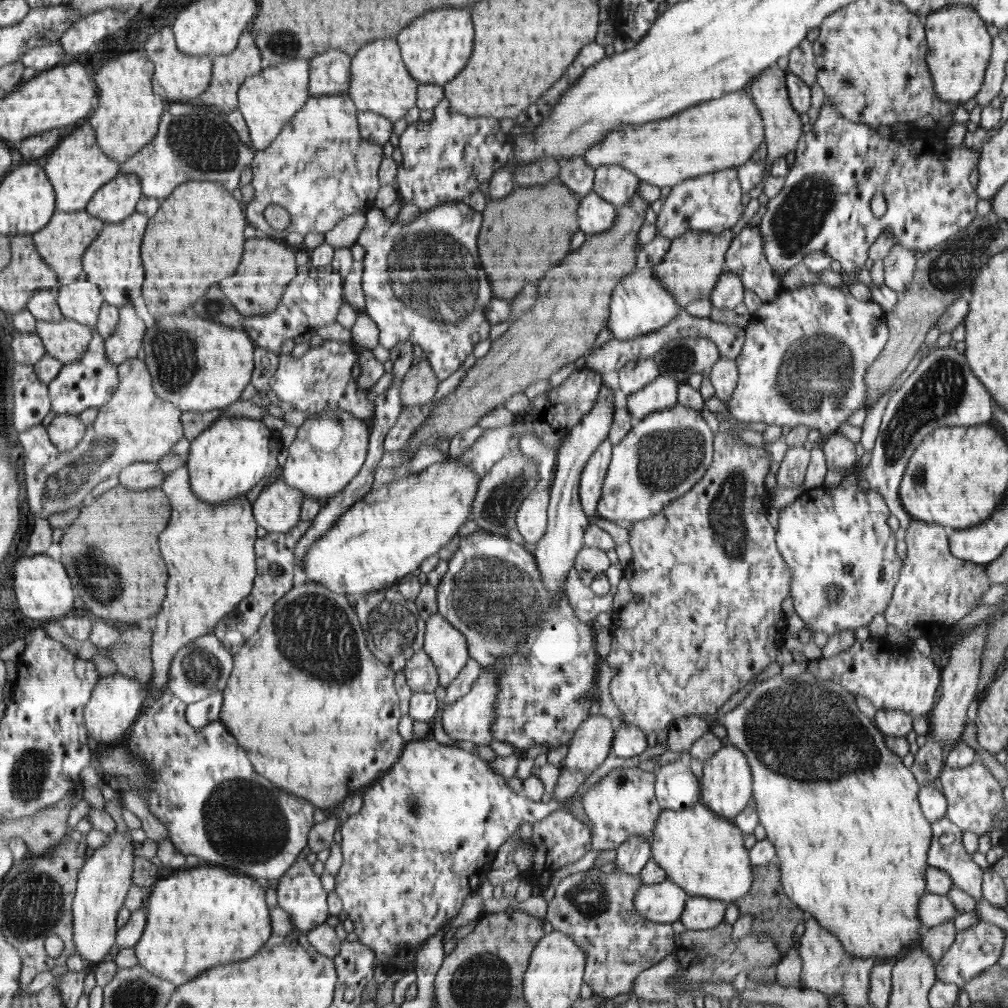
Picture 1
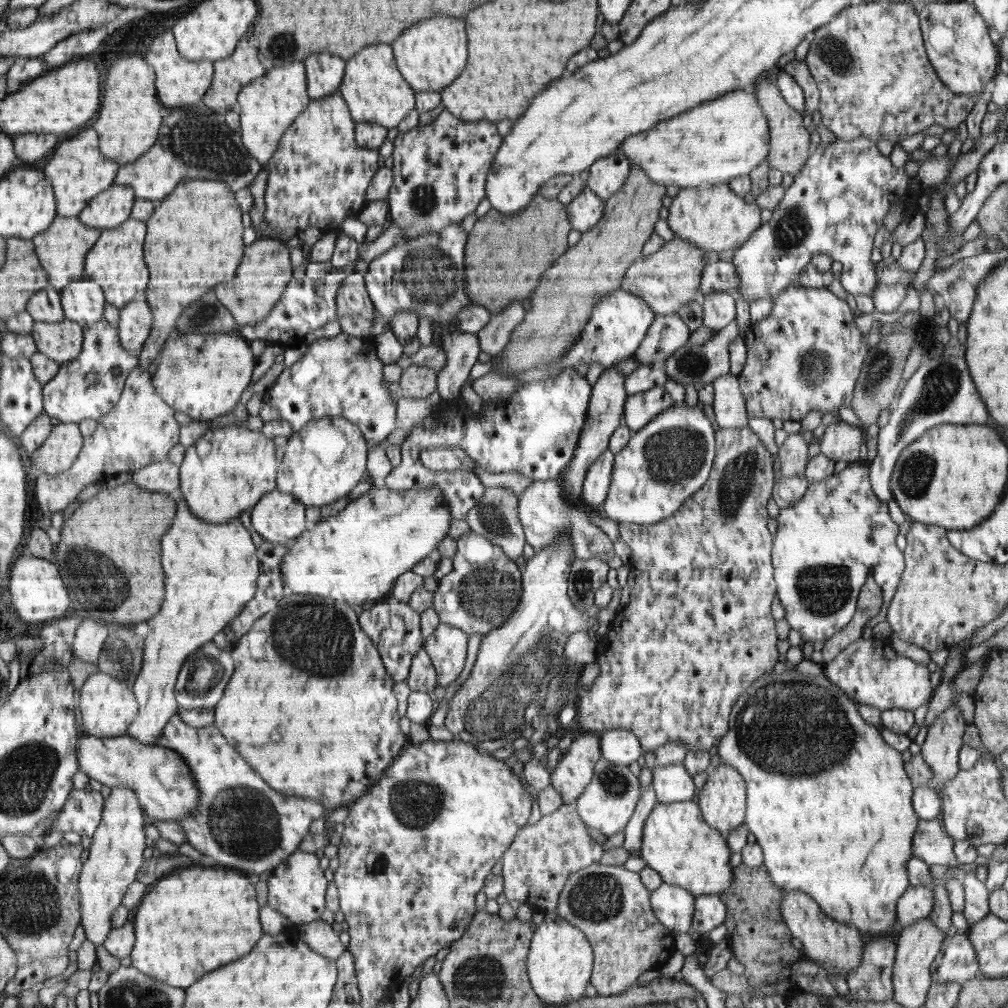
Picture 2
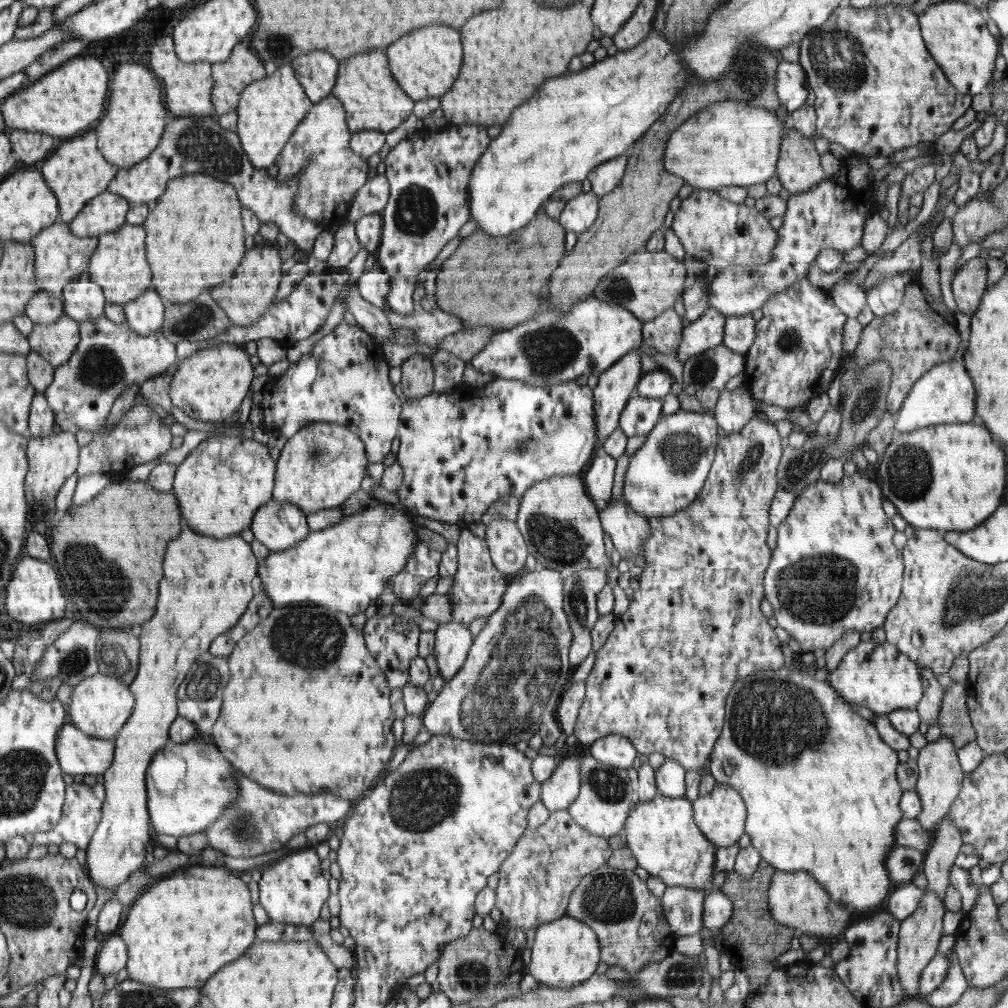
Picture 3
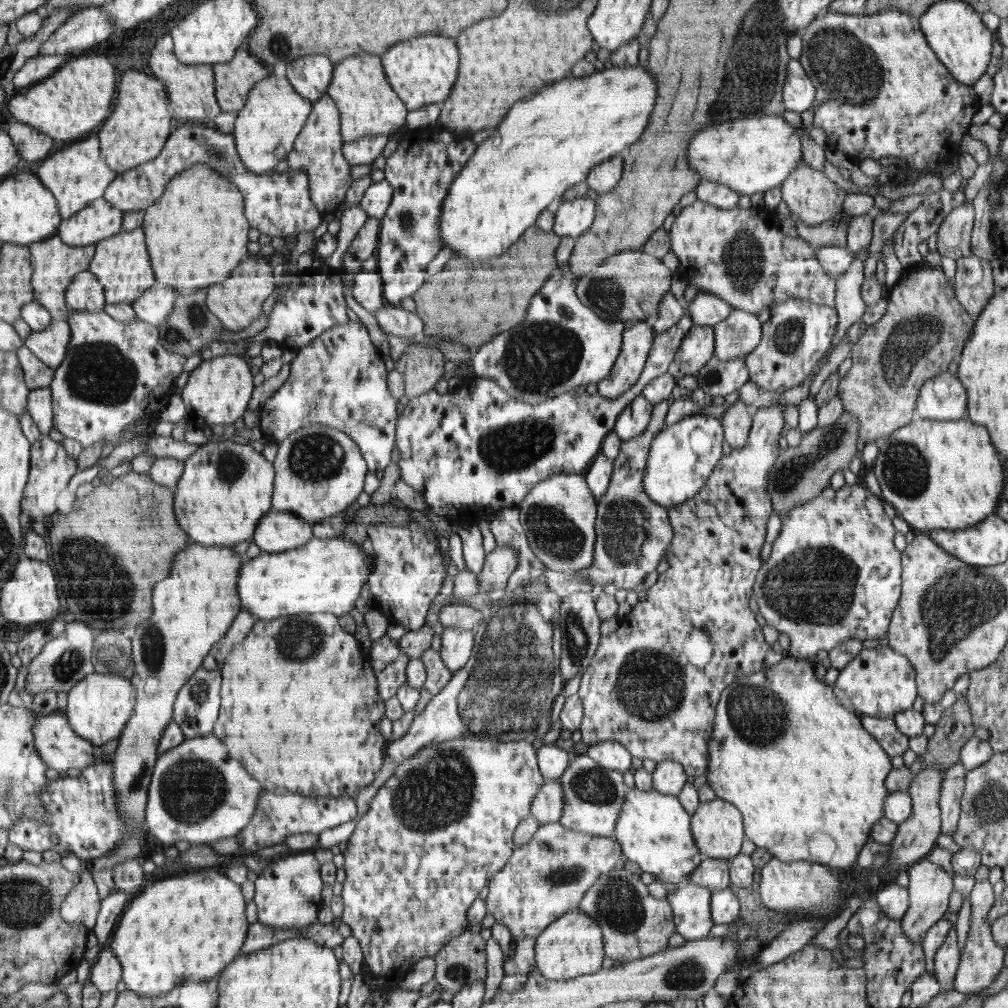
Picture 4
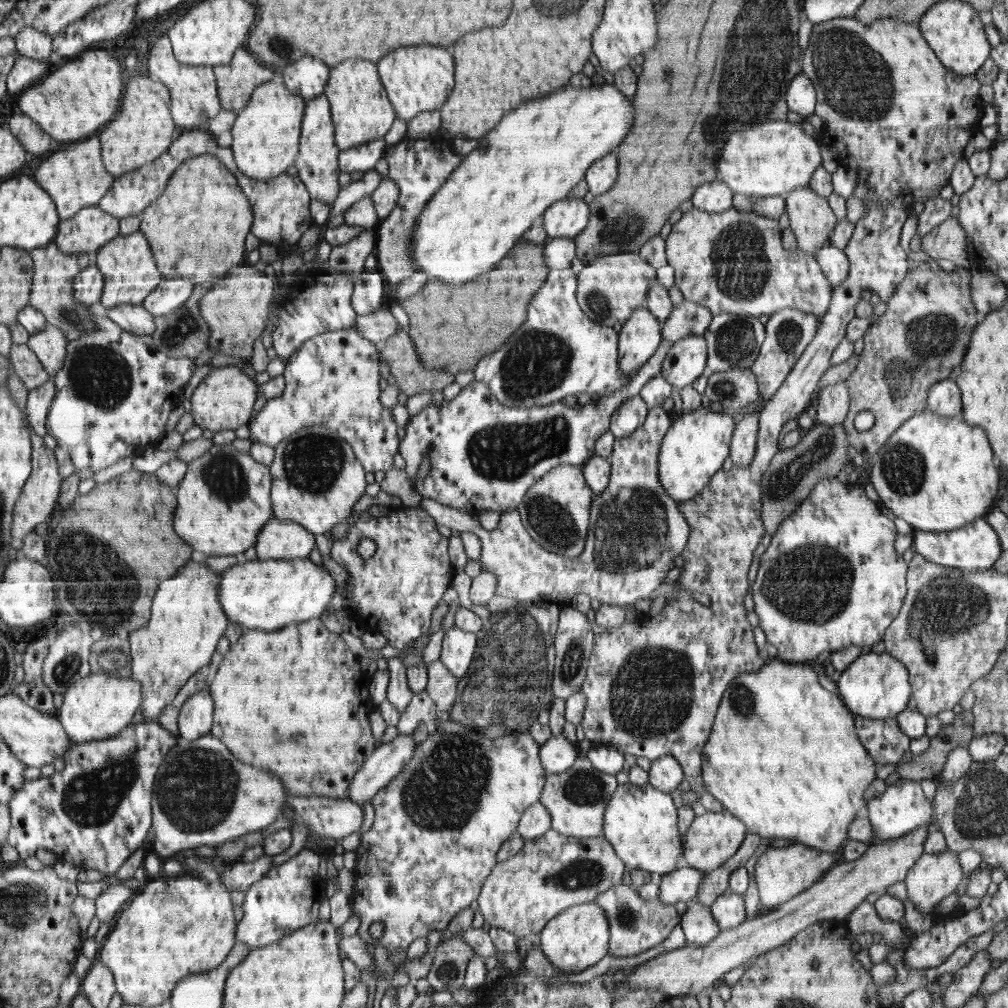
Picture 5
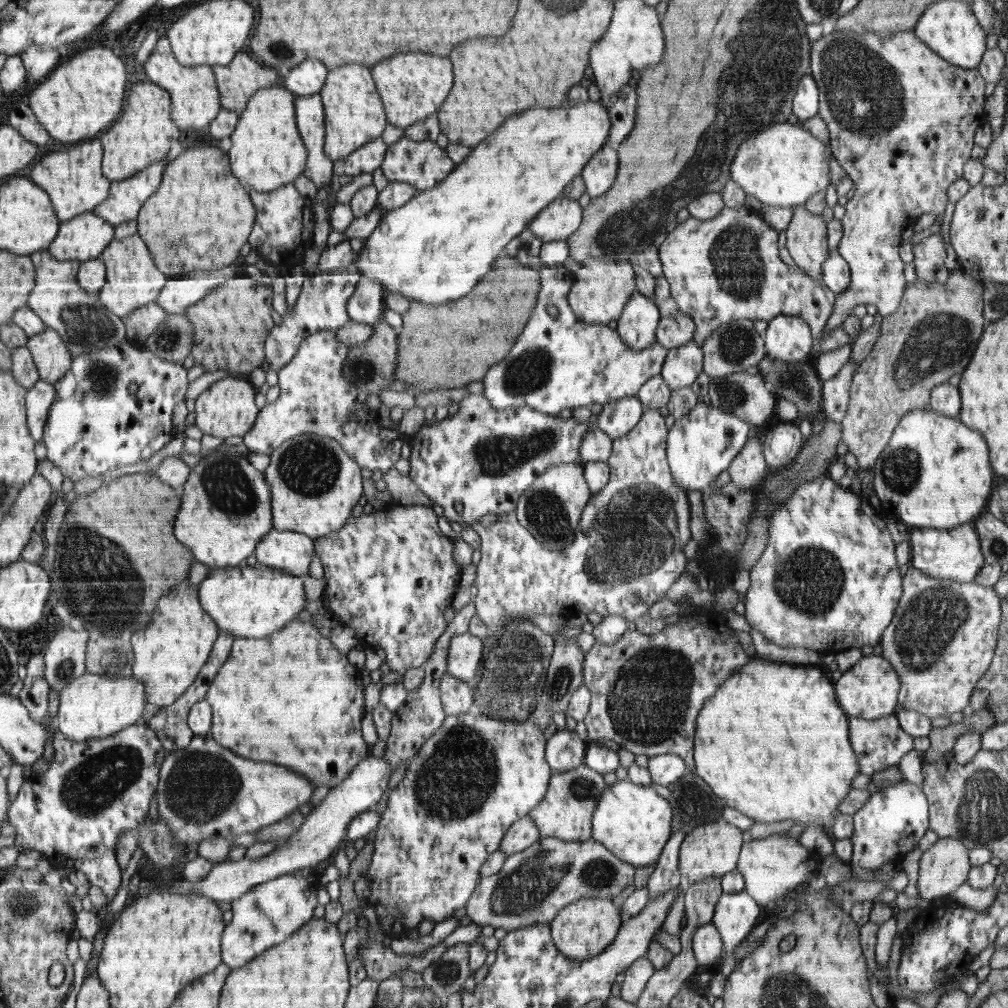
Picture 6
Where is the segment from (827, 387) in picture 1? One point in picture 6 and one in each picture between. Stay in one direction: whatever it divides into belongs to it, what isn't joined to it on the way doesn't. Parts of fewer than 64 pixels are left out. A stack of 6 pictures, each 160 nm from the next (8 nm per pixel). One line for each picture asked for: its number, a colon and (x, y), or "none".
2: (807, 353)
3: (797, 351)
4: (798, 334)
5: (788, 332)
6: (788, 338)

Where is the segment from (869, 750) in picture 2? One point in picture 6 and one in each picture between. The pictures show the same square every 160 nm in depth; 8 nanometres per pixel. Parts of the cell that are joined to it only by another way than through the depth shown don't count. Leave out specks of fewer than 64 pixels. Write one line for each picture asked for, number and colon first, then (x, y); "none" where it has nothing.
3: (820, 786)
4: (809, 779)
5: (784, 757)
6: (774, 744)

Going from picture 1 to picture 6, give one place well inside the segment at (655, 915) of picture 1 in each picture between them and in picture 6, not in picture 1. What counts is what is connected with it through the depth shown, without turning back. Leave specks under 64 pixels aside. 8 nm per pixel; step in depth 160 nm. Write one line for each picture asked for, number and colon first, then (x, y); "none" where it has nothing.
2: (674, 906)
3: (683, 907)
4: (692, 911)
5: (698, 924)
6: (707, 944)

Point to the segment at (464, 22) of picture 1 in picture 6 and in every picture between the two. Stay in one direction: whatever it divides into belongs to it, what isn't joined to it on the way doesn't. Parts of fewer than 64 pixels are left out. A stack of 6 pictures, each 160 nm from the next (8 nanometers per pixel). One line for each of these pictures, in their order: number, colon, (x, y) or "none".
2: (431, 55)
3: (429, 63)
4: (422, 71)
5: (417, 79)
6: (412, 87)

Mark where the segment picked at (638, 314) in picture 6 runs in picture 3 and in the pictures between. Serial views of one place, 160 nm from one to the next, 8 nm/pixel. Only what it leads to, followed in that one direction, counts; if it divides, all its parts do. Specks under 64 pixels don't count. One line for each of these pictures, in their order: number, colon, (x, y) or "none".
3: (615, 387)
4: (638, 337)
5: (639, 337)

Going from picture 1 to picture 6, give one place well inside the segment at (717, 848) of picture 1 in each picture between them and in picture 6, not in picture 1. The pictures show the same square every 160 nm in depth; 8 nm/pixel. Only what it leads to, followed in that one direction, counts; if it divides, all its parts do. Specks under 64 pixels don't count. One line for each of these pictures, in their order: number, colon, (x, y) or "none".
2: (677, 841)
3: (662, 834)
4: (655, 830)
5: (640, 821)
6: (634, 822)

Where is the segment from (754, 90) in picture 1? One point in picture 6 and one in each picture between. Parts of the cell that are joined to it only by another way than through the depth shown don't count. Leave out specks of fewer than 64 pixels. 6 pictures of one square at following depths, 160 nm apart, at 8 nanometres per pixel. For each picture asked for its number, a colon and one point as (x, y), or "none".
2: (790, 141)
3: (799, 169)
4: (809, 194)
5: (811, 219)
6: (806, 242)

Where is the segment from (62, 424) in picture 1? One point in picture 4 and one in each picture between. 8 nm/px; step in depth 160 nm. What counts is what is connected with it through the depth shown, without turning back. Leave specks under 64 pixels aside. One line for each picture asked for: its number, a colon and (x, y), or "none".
2: (56, 454)
3: (52, 458)
4: (52, 468)

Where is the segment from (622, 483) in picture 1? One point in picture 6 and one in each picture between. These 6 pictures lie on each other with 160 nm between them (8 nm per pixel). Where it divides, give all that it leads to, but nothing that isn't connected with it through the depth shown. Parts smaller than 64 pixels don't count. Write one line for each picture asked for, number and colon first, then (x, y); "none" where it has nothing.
2: (662, 466)
3: (667, 473)
4: (683, 456)
5: (693, 450)
6: (704, 443)

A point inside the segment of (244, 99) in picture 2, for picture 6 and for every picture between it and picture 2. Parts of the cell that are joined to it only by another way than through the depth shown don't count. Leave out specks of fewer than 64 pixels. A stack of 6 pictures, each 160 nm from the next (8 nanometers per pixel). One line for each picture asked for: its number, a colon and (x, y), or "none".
3: (273, 108)
4: (265, 133)
5: (266, 135)
6: (267, 153)

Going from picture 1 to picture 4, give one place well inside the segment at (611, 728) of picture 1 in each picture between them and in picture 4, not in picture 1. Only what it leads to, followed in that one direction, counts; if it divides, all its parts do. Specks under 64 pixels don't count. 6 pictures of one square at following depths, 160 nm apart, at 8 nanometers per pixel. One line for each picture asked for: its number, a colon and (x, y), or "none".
2: (574, 770)
3: (562, 788)
4: (547, 807)

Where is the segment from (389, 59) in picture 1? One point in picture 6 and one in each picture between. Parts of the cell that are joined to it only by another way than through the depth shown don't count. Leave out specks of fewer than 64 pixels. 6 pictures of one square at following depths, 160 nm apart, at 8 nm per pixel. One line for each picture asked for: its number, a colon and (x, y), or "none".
2: (375, 89)
3: (374, 100)
4: (367, 104)
5: (362, 111)
6: (354, 116)

